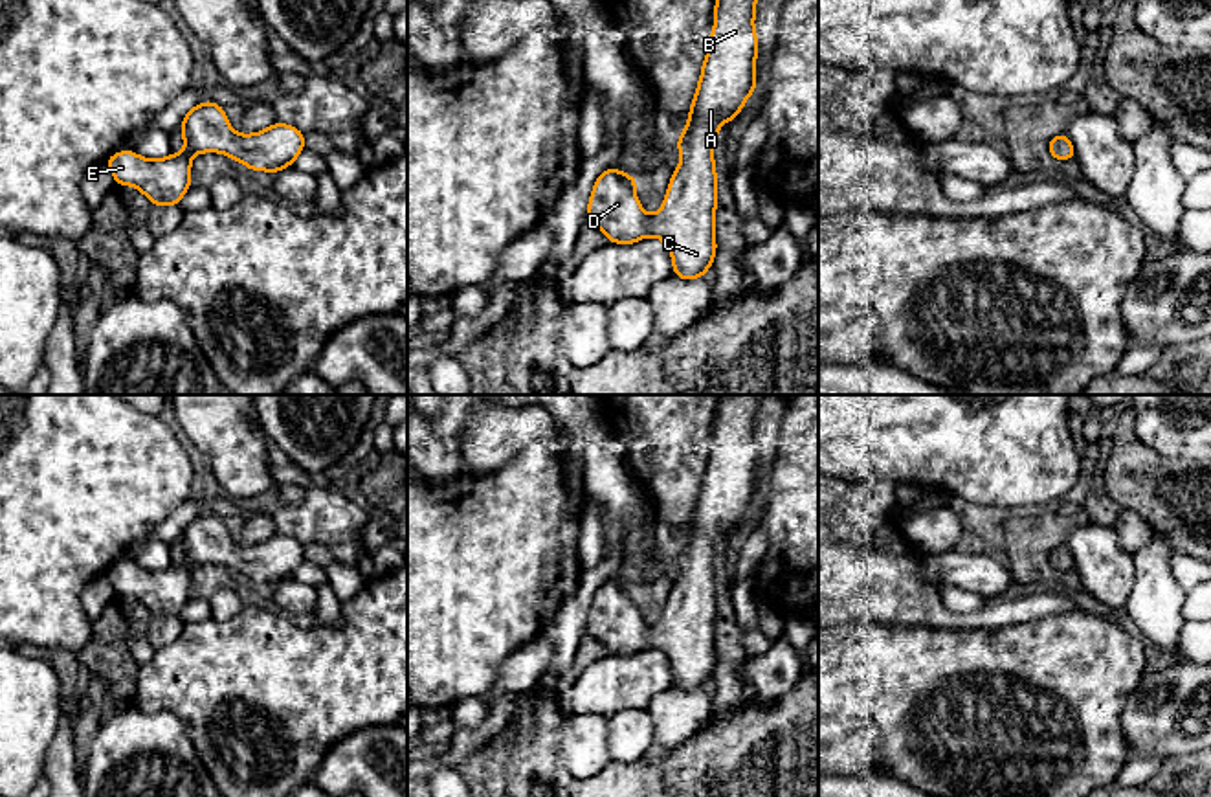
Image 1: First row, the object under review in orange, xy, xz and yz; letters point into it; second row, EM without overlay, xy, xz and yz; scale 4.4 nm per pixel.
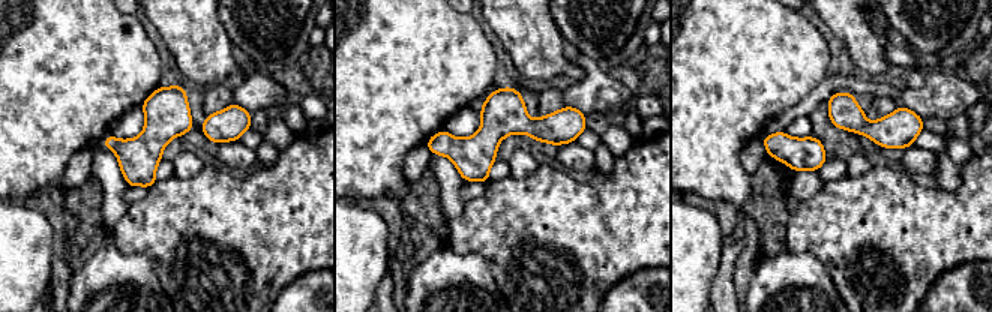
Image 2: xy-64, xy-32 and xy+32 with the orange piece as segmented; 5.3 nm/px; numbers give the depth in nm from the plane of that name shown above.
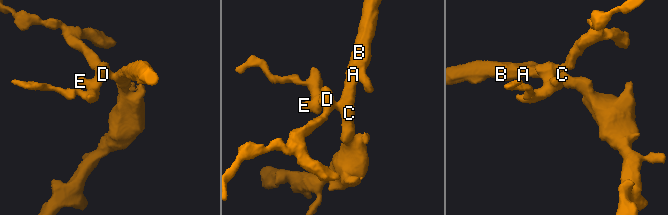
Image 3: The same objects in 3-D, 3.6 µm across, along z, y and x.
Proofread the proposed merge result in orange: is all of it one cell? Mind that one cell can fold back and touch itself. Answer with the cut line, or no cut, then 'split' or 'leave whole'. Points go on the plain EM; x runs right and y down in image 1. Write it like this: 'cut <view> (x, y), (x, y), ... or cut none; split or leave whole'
cut none; leave whole

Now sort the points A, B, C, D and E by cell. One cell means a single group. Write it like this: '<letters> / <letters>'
A B C D E

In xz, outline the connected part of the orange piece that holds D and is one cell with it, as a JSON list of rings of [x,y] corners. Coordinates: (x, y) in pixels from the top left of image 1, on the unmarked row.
[[[721,395],[701,490],[688,534],[677,549],[681,575],[661,621],[648,626],[635,608],[637,589],[617,578],[596,589],[587,615],[587,634],[604,643],[609,654],[661,650],[679,690],[705,689],[717,663],[714,556],[721,536],[730,534],[758,501],[754,426],[760,400],[761,395]]]

